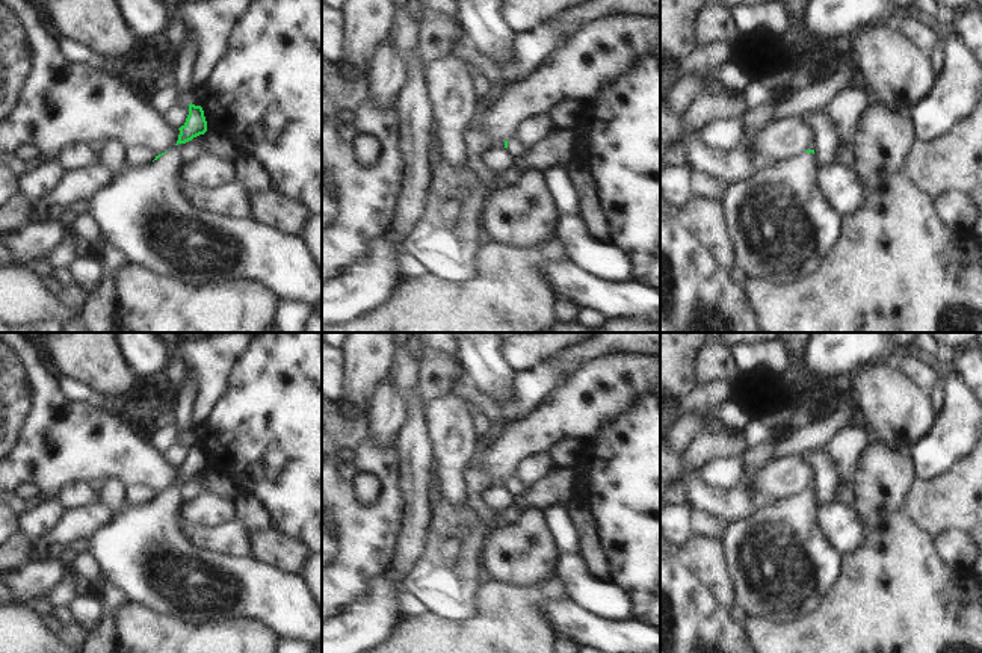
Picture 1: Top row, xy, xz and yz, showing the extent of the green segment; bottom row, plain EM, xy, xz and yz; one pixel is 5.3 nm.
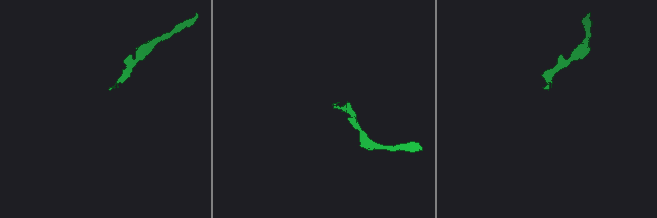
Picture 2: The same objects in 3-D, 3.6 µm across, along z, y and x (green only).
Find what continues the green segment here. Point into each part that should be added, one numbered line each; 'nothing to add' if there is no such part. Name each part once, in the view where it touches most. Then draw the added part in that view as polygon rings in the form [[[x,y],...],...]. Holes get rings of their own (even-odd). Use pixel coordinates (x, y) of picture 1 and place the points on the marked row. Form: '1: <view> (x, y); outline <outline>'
1: xy (145, 212); outline [[[183,144],[142,168],[125,168],[91,203],[104,240],[119,246],[134,265],[168,278],[181,278],[199,286],[255,280],[272,287],[281,301],[322,304],[322,268],[305,237],[293,237],[255,218],[222,216],[198,207],[183,183]]]

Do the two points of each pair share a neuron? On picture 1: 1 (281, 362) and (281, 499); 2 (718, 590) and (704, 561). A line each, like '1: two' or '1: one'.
1: one
2: one

